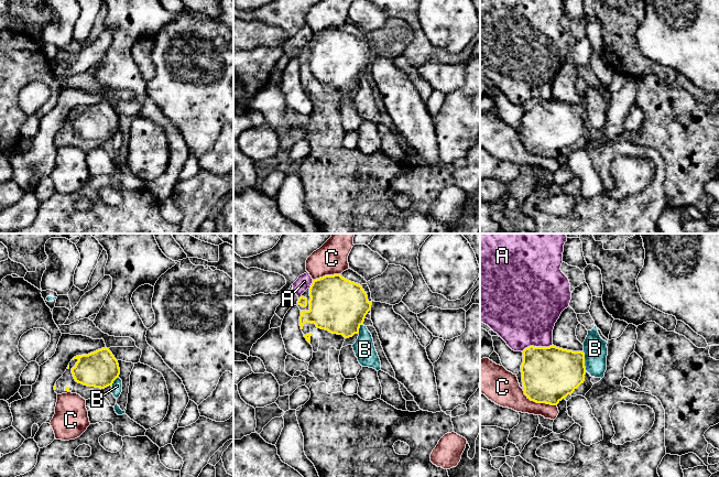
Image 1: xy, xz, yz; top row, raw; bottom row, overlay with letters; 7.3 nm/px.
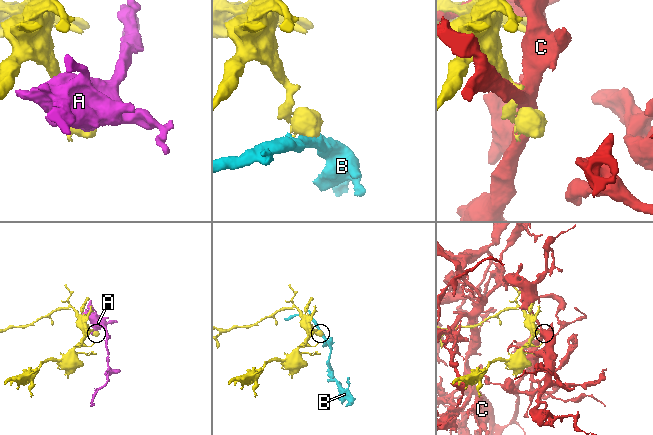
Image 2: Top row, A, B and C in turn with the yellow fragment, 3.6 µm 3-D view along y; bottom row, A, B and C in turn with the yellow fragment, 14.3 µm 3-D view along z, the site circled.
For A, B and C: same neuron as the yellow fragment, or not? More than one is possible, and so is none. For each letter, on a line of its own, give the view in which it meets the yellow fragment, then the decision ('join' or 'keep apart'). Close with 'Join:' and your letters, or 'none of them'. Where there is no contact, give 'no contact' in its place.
A: yz | keep apart
B: yz | keep apart
C: yz | keep apart
Join: none of them

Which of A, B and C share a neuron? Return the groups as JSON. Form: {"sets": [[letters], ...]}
{"sets": [["A"], ["B"], ["C"]]}

